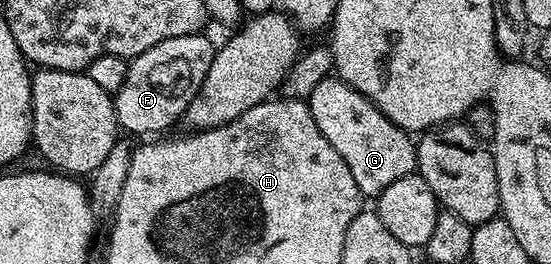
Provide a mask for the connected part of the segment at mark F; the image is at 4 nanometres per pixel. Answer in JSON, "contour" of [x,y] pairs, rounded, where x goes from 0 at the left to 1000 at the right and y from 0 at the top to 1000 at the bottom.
{"contour":[[[330,129],[305,140],[287,174],[272,174],[258,205],[232,227],[229,311],[211,352],[211,466],[227,504],[261,515],[267,500],[298,508],[318,455],[325,458],[359,356],[385,246],[388,167],[370,129]]]}

